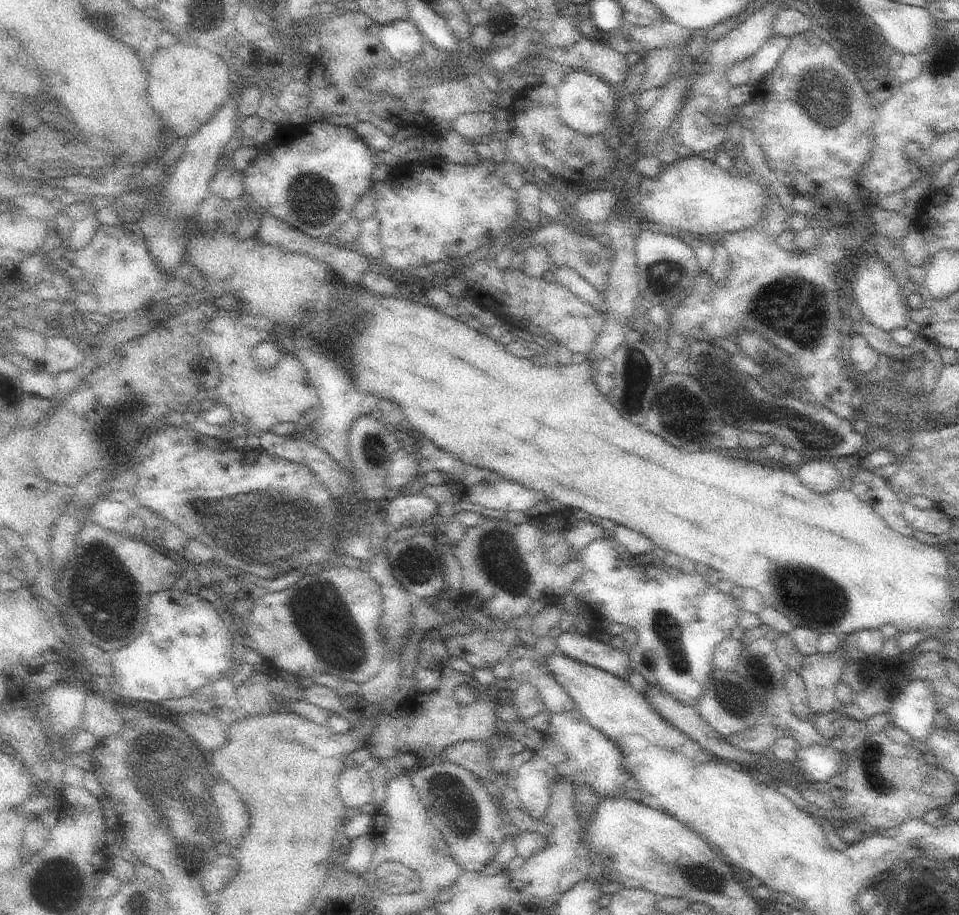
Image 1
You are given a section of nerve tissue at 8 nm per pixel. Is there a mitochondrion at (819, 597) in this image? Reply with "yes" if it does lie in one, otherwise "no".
yes

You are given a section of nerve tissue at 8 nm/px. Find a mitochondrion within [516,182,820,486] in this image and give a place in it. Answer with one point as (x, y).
(638, 378)

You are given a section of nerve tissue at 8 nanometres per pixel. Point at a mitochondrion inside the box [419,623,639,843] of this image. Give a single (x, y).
(447, 793)

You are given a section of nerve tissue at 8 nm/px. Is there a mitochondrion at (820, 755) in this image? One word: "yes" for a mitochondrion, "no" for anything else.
no

